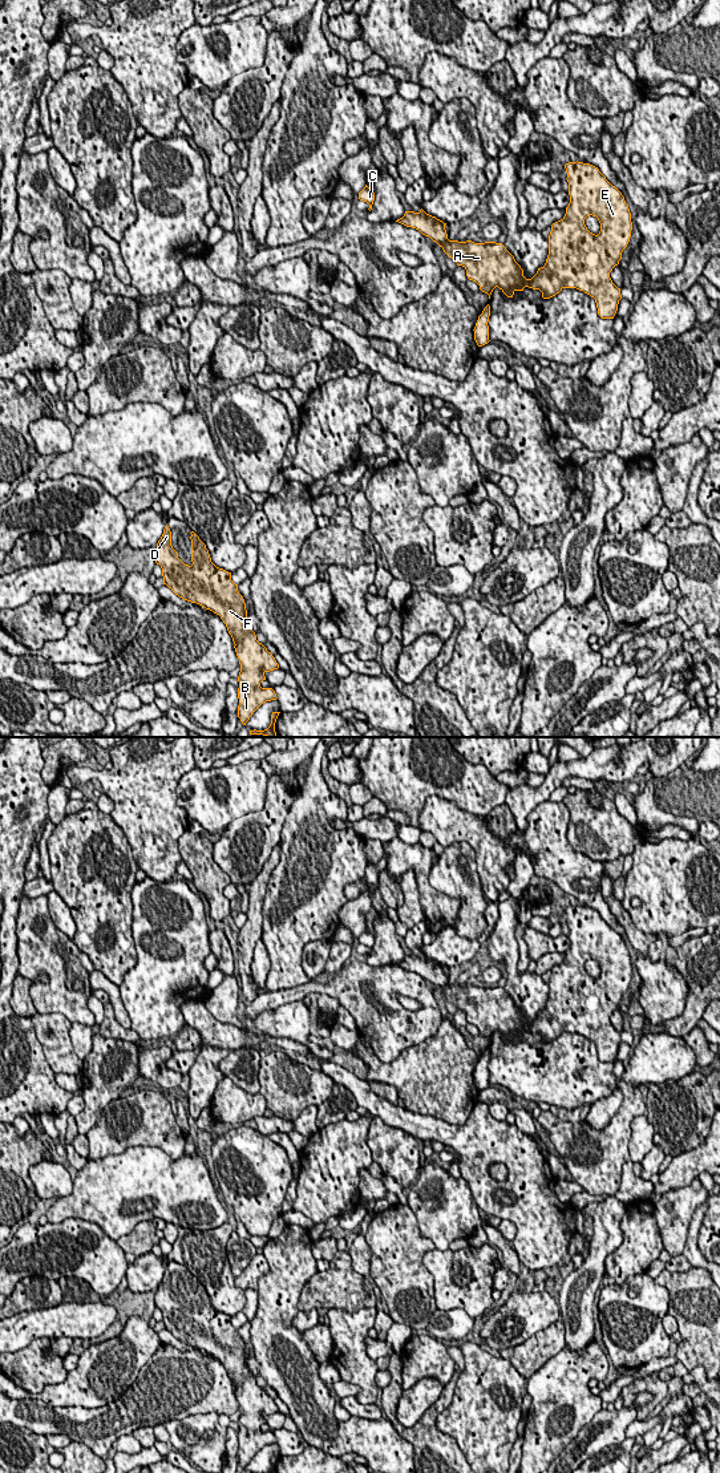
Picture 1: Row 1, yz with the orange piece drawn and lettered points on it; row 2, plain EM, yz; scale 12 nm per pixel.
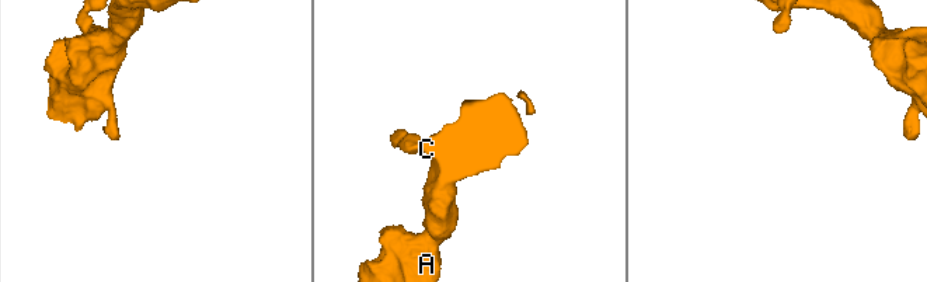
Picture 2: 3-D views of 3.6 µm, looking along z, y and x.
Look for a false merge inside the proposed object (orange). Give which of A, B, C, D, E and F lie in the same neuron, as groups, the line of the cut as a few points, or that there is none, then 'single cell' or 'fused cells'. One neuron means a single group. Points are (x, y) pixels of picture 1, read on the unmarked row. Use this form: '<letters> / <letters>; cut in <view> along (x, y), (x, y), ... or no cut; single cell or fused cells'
A B C D E F; no cut; single cell

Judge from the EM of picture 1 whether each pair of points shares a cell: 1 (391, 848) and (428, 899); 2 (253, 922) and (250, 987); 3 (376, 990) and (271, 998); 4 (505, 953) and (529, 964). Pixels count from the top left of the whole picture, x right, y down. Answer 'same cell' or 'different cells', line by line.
1: same cell
2: same cell
3: same cell
4: different cells

